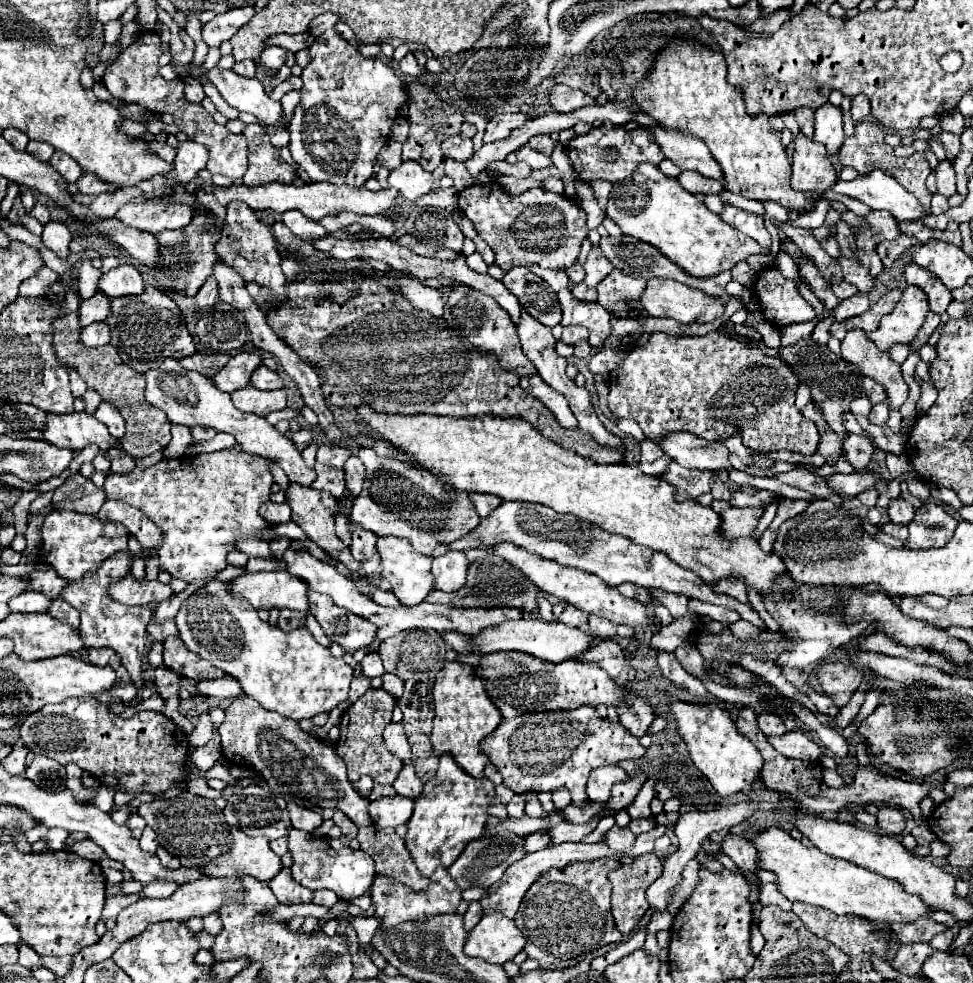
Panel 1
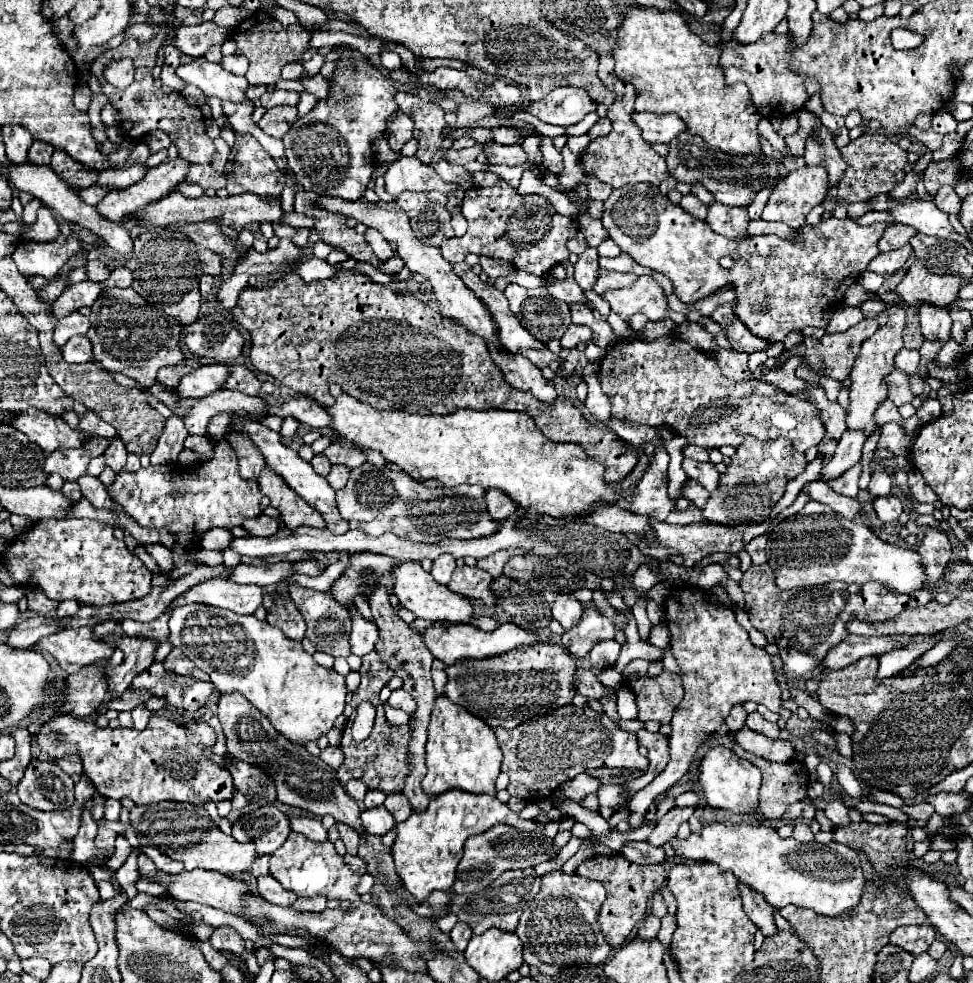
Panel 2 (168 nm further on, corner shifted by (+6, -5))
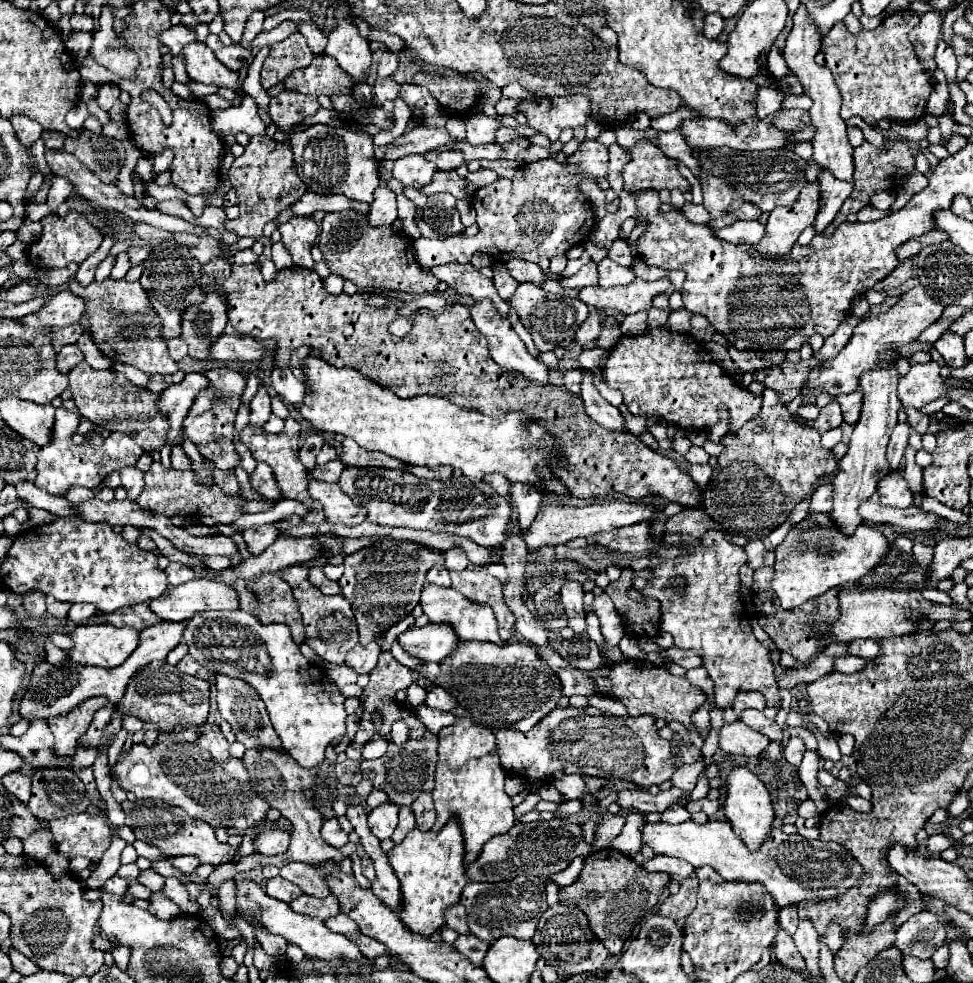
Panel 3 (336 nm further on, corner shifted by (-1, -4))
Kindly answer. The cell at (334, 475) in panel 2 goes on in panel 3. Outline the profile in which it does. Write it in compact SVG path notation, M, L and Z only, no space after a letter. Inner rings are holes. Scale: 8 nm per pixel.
M331 460L323 466L315 466L315 480L323 480L323 482L337 482L341 472L343 472L343 464L339 460Z

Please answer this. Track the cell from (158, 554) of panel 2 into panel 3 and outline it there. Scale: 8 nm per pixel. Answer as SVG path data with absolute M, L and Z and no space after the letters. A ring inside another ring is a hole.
M171 562L171 564L165 568L165 574L167 574L171 586L179 586L179 584L189 582L189 580L195 578L195 572L193 572L191 568L187 568L185 564L179 564L179 562Z

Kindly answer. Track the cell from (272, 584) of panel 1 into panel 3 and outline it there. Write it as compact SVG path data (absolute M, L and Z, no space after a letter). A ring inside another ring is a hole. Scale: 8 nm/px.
M191 580L169 588L163 596L149 602L149 608L163 622L183 622L195 612L207 610L237 610L237 592L213 580Z

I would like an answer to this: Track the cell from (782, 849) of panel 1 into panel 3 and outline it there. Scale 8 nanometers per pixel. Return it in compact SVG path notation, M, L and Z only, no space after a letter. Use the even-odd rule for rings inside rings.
M691 820L683 824L643 824L641 842L649 846L655 854L675 856L687 860L695 868L711 866L725 880L741 882L761 882L779 906L797 904L801 900L829 900L837 894L849 890L861 874L861 864L851 858L851 854L837 842L805 840L799 834L787 836L779 828L773 828L769 840L759 848L759 852L749 852L747 846L735 836L729 822L713 820L705 824L695 824Z

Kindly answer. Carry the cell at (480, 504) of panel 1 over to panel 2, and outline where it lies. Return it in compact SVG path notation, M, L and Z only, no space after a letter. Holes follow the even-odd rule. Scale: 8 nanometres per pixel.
M490 489L486 493L486 505L488 505L488 515L492 519L504 519L516 511L516 503L512 503L512 499L502 495L498 489Z

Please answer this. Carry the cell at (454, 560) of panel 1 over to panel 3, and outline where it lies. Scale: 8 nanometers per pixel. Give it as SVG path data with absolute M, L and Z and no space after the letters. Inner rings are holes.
M451 548L445 552L445 568L449 572L461 572L469 566L469 558L465 556L465 552L461 548Z

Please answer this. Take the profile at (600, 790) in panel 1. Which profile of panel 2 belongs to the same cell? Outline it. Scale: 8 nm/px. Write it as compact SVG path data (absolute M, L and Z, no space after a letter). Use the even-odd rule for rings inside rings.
M580 773L580 775L576 775L572 781L562 783L562 785L558 787L558 791L560 791L562 795L566 795L568 799L580 803L580 801L582 801L584 797L588 797L590 793L596 793L600 785L602 785L602 783L600 783L596 777L592 777L592 775L588 775L588 773Z

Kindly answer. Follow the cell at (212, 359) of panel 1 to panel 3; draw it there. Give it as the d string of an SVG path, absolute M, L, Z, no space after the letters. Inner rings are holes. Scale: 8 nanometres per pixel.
M177 372L177 374L173 374L173 376L161 376L161 374L155 374L155 376L151 376L151 378L149 378L149 382L147 382L145 390L155 392L155 394L161 394L167 386L171 386L171 384L179 382L181 378L183 378L183 374L181 374L181 372Z

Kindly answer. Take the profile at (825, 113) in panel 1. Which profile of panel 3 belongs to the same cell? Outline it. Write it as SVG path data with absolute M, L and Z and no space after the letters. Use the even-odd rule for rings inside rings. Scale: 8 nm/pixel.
M821 170L819 184L821 184L821 208L819 208L819 214L817 214L815 224L813 224L817 234L821 234L835 220L843 202L847 200L847 196L853 190L851 184L847 184L843 180L837 180L827 170Z

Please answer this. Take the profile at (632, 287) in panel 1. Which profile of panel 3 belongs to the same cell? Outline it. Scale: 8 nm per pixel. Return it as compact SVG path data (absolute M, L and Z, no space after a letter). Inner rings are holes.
M605 258L597 264L599 268L599 286L601 288L611 288L611 286L619 286L619 284L629 284L635 280L635 274L631 268L623 268L617 262L613 262L611 258Z

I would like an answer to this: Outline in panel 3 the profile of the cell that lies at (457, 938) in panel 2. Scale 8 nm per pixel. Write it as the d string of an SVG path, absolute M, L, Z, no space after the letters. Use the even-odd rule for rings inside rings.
M459 936L455 940L455 948L465 956L469 958L475 966L483 966L483 958L487 954L487 948L491 944L483 944L483 940L479 940L477 936Z

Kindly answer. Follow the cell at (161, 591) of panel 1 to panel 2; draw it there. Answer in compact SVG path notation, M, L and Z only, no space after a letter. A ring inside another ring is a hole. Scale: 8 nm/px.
M40 519L32 529L16 535L2 559L16 585L38 585L54 601L76 599L84 605L116 605L140 599L152 589L152 573L146 565L126 549L124 541L114 537L114 527L94 519Z

